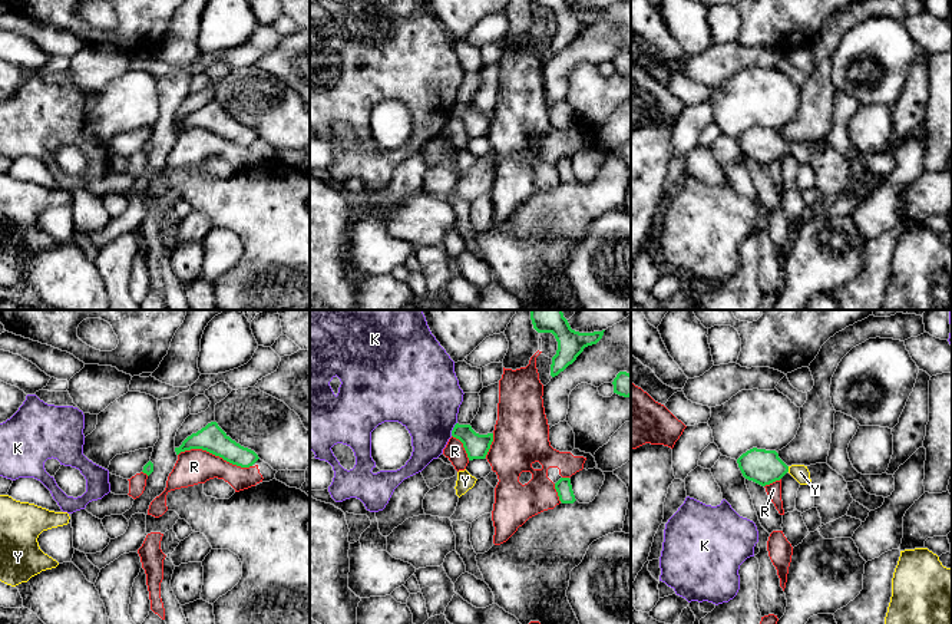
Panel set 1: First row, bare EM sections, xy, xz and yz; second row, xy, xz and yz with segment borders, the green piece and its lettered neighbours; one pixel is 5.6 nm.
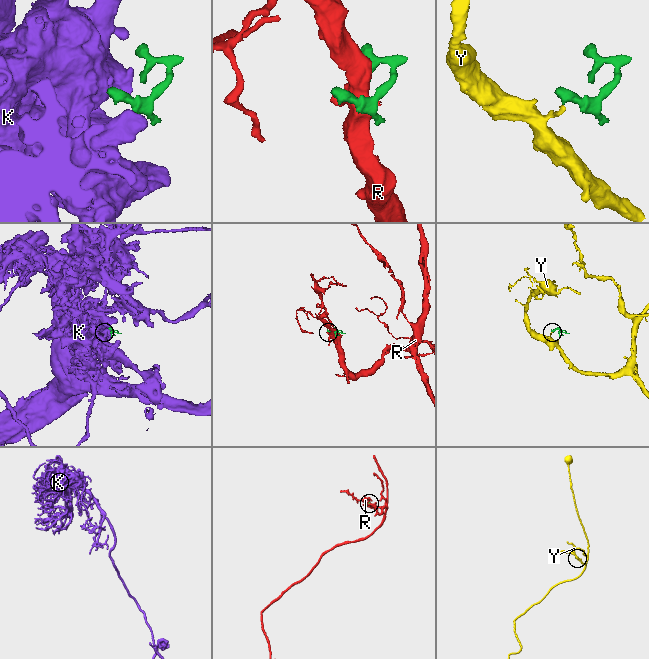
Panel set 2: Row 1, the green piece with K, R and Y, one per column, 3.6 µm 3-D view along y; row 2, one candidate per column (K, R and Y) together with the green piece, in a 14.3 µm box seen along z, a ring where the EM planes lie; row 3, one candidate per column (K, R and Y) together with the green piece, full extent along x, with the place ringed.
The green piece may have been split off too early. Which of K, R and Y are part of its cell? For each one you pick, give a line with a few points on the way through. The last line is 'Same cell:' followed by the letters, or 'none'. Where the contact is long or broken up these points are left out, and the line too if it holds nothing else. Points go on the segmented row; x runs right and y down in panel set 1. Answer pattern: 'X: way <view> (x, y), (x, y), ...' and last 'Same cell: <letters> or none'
Y: way yz (763, 466), (787, 469), (800, 472)
Same cell: Y

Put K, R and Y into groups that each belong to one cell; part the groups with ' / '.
K / R / Y

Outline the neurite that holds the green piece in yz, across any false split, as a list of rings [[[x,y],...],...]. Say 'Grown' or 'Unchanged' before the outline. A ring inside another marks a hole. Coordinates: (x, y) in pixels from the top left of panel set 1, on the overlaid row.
Grown. [[[753,448],[737,459],[743,476],[761,486],[780,481],[787,472],[800,483],[810,485],[810,472],[804,465],[787,466],[776,450]]]

